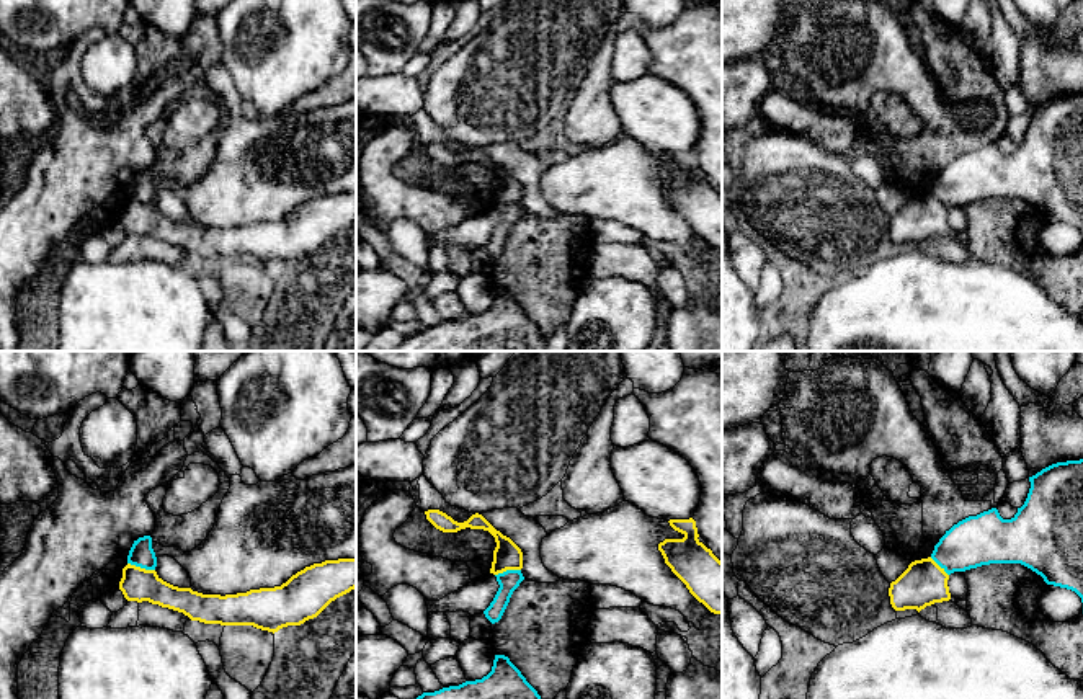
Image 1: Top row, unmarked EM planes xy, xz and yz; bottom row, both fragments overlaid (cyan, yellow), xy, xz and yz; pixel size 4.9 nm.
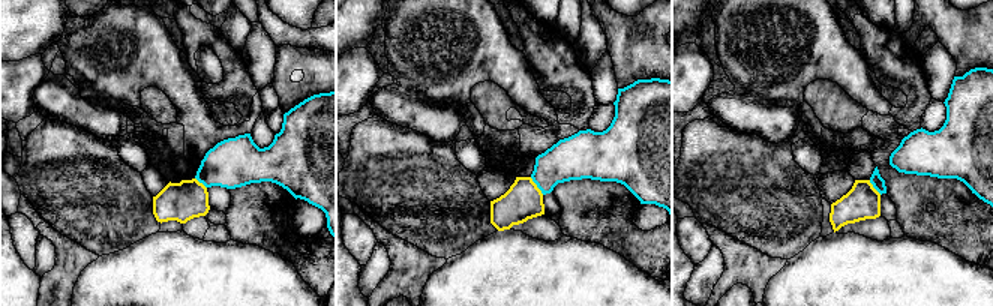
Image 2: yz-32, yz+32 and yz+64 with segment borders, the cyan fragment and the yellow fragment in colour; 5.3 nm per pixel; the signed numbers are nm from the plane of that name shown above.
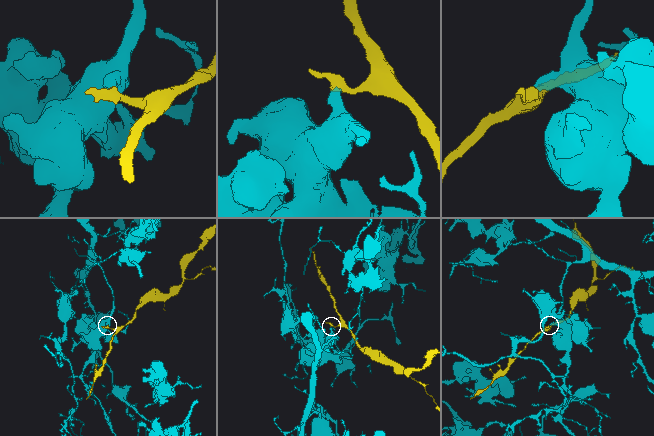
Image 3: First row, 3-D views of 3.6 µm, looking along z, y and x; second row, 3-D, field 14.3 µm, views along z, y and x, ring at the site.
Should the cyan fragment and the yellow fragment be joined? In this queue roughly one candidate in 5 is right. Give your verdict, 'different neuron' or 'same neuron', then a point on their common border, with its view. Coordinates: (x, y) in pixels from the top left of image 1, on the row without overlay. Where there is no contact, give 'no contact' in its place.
different neuron | xy (141, 201)

